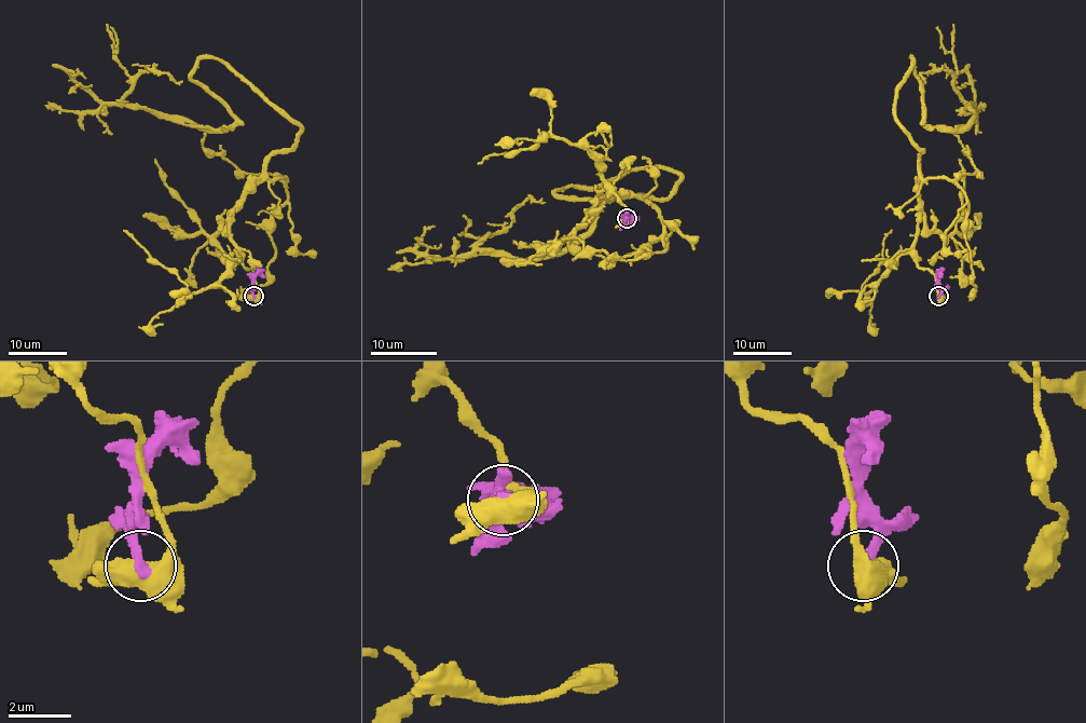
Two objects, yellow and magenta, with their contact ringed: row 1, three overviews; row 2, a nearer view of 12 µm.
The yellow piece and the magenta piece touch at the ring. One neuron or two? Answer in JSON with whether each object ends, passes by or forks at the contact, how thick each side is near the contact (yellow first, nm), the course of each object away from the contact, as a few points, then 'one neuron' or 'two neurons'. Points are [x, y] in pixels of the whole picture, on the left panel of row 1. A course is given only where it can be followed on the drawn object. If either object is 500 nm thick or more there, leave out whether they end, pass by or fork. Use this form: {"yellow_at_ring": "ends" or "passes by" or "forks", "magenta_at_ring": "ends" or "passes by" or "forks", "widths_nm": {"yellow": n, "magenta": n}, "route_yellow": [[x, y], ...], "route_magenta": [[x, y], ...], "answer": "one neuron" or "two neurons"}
{"widths_nm": {"yellow": 600, "magenta": 320}, "route_yellow": [[252, 296], [229, 214], [300, 127], [202, 57], [191, 78], [231, 125], [123, 103], [143, 72], [182, 81]], "route_magenta": [[253, 296], [252, 276], [261, 268]], "answer": "two neurons"}

